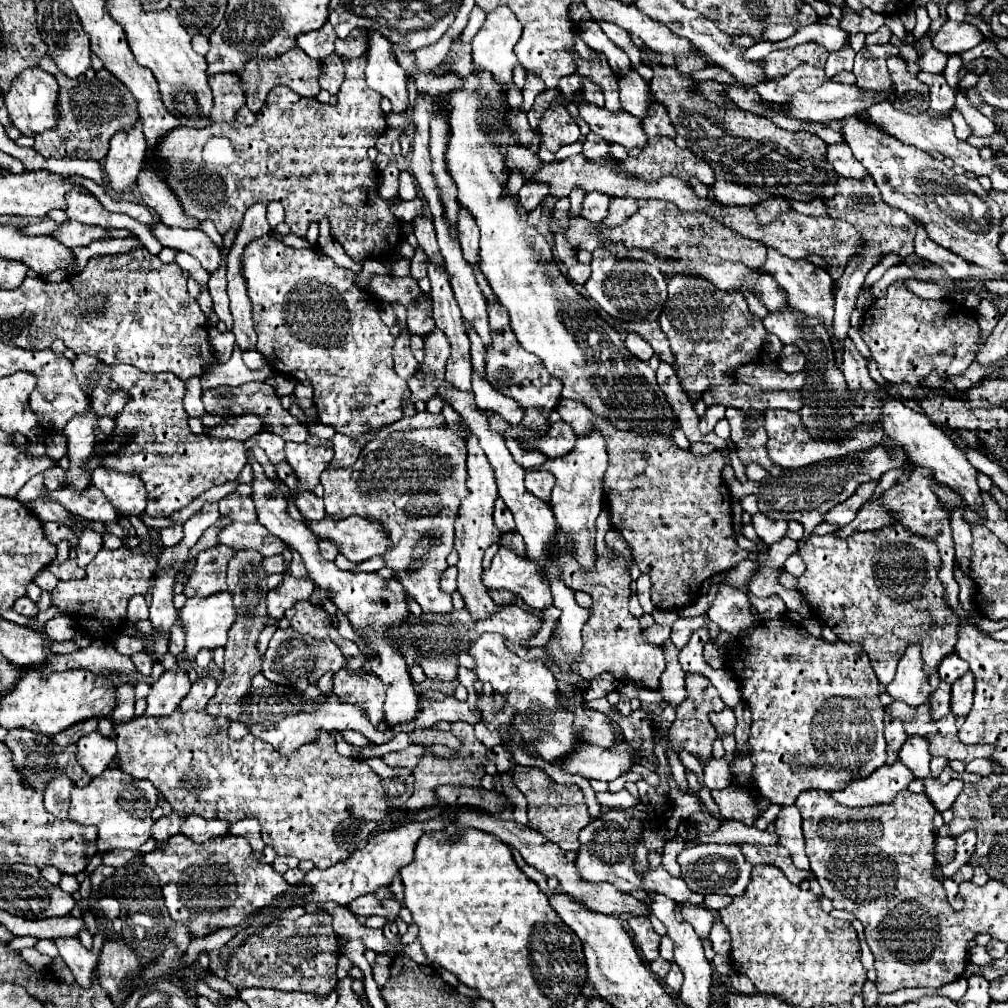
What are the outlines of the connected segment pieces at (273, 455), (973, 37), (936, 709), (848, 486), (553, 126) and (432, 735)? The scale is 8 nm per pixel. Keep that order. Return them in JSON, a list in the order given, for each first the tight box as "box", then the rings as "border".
[{"box":[251,432,285,466],"border":[[[261,432],[261,434],[257,434],[255,438],[251,438],[251,444],[261,446],[265,450],[265,454],[269,456],[273,466],[277,466],[279,462],[285,460],[285,452],[283,452],[285,440],[281,436],[277,436],[277,434],[273,434],[273,432]]]},{"box":[931,20,985,52],"border":[[[947,20],[937,34],[931,36],[933,48],[941,52],[965,52],[985,42],[983,32],[969,22],[953,22]]]},{"box":[929,680,951,720],"border":[[[941,680],[939,688],[931,692],[929,702],[931,702],[931,716],[933,716],[933,720],[939,720],[939,718],[951,714],[951,684]]]},{"box":[727,446,905,534],"border":[[[873,446],[869,450],[857,452],[857,454],[847,454],[841,458],[831,458],[825,462],[817,462],[813,466],[805,466],[801,470],[783,470],[779,478],[769,478],[765,482],[747,482],[741,484],[739,480],[727,482],[731,488],[733,496],[743,496],[743,494],[755,494],[759,498],[759,510],[769,516],[771,520],[797,520],[805,526],[805,532],[809,534],[819,522],[821,514],[825,514],[829,508],[835,504],[847,500],[863,482],[879,480],[881,474],[901,468],[905,460],[905,450],[903,448],[885,448],[885,446]]]},{"box":[539,102,579,152],"border":[[[555,102],[543,114],[539,122],[539,130],[541,130],[541,144],[551,152],[557,152],[557,148],[563,144],[575,142],[579,136],[579,128],[575,120],[571,118],[571,114],[565,112],[565,108],[559,102]]]},{"box":[411,728,463,750],"border":[[[425,728],[425,730],[415,730],[411,734],[411,740],[415,744],[445,744],[453,750],[459,750],[463,746],[461,740],[453,738],[451,732],[439,732],[439,730],[431,730],[431,728]]]}]

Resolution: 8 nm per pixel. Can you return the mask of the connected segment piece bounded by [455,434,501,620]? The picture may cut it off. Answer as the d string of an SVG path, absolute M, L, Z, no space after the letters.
M473 434L467 438L467 474L469 474L467 488L471 494L465 500L461 500L461 518L457 520L457 534L455 534L455 550L459 554L457 590L461 592L461 596L465 600L465 608L471 614L471 618L485 620L485 618L491 618L493 614L497 614L501 610L501 606L493 602L491 594L487 592L487 588L481 582L481 572L483 572L481 560L483 560L483 552L491 544L499 542L501 532L493 524L493 504L497 498L497 484L495 484L493 468L489 466L489 460Z

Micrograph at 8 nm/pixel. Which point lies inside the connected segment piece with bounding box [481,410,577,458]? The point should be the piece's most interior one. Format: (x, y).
(558, 440)

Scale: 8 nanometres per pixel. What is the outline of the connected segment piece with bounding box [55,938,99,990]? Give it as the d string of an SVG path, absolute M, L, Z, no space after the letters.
M57 938L55 940L57 948L59 948L59 956L65 960L65 964L71 968L77 984L81 988L91 988L91 982L93 982L93 974L95 974L95 968L97 968L97 962L99 958L89 952L81 942L79 938Z

